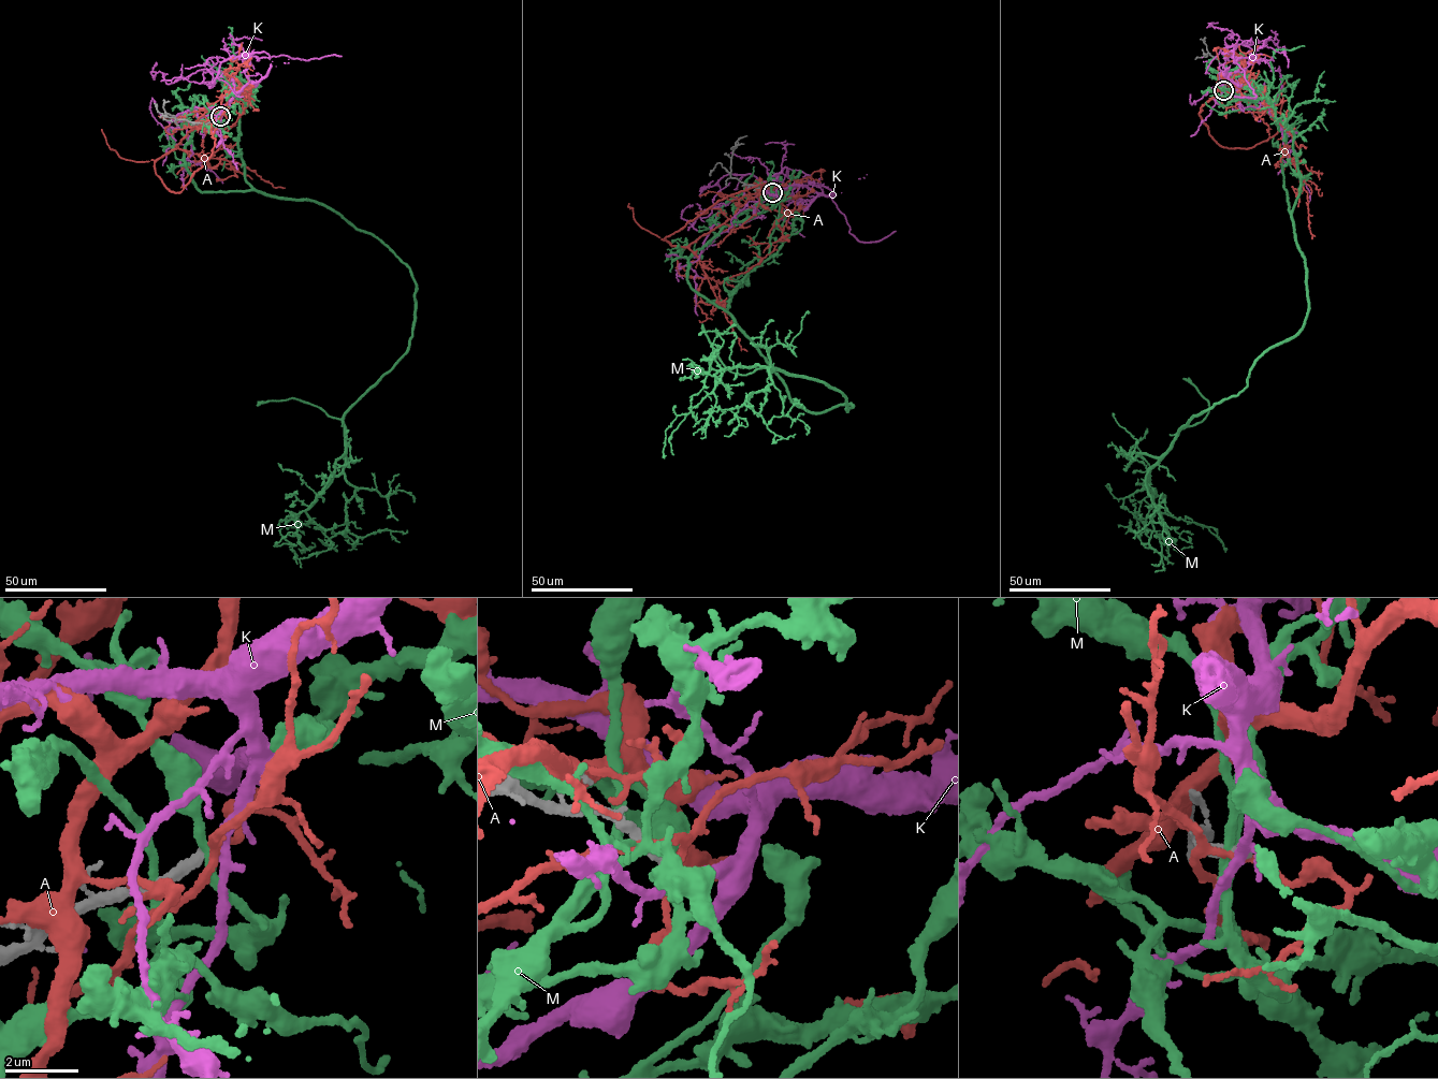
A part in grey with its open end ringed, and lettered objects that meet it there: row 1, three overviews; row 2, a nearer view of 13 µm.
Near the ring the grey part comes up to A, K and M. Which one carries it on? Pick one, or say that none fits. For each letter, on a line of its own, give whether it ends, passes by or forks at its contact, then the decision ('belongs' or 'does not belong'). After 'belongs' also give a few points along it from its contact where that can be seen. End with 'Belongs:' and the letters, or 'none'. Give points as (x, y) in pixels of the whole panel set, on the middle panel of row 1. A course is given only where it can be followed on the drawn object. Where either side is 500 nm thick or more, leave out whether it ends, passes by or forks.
A: it forks there; does not belong
K: it forks there; belongs; it runs (772, 192), (799, 184), (836, 195), (784, 166), (764, 189), (750, 173), (727, 174), (700, 192), (713, 180)
M: it passes by; does not belong
Belongs: K

